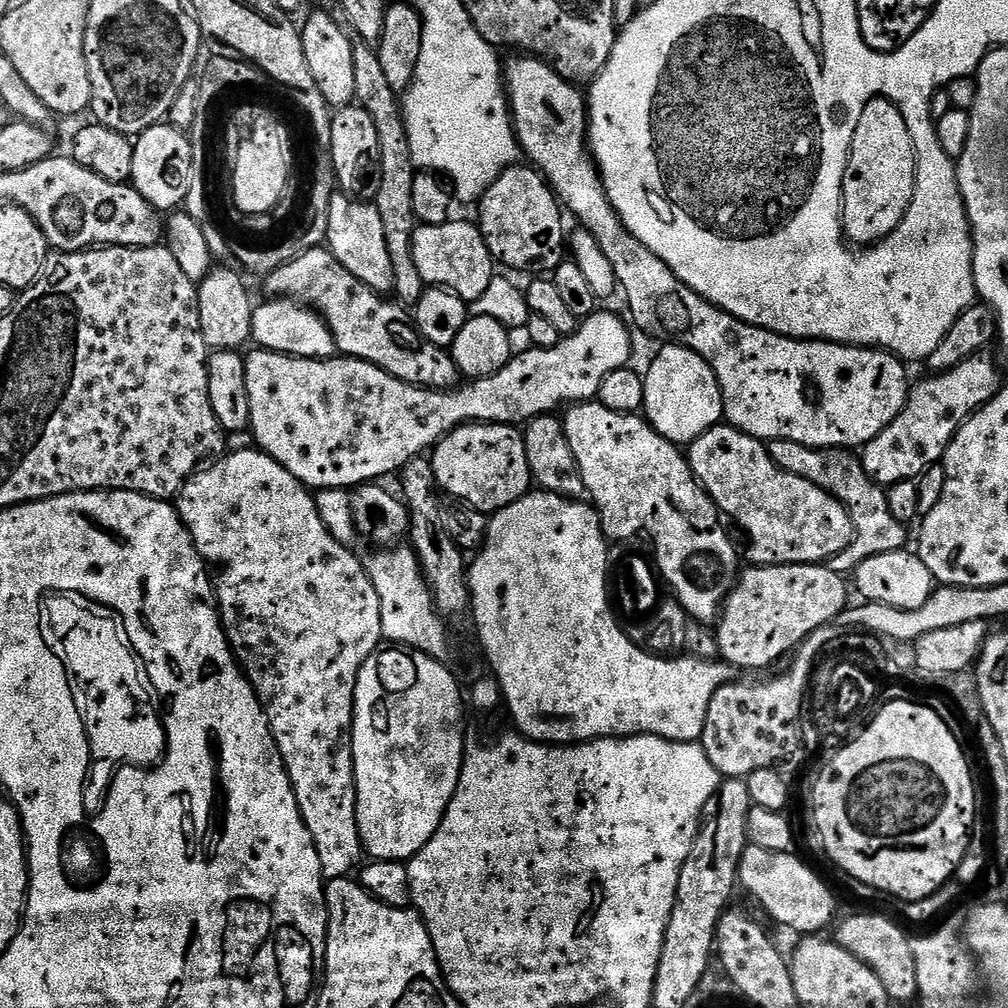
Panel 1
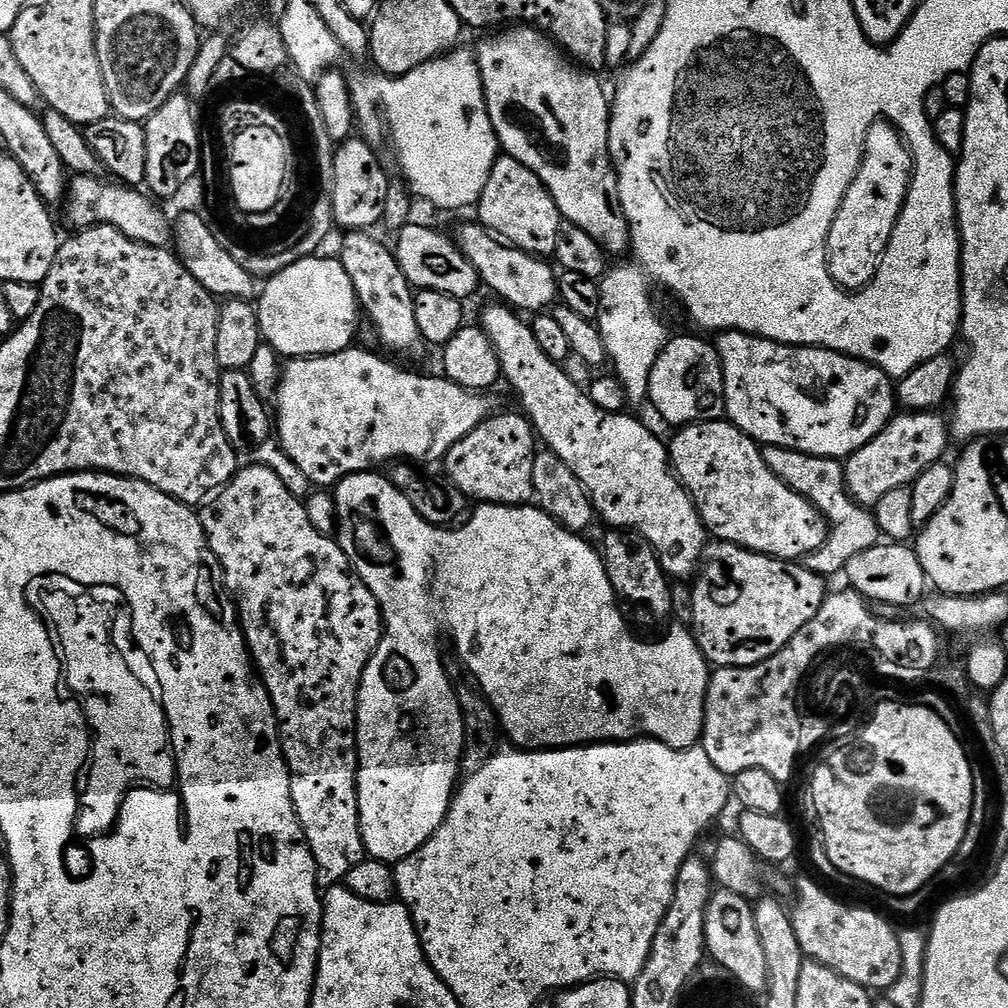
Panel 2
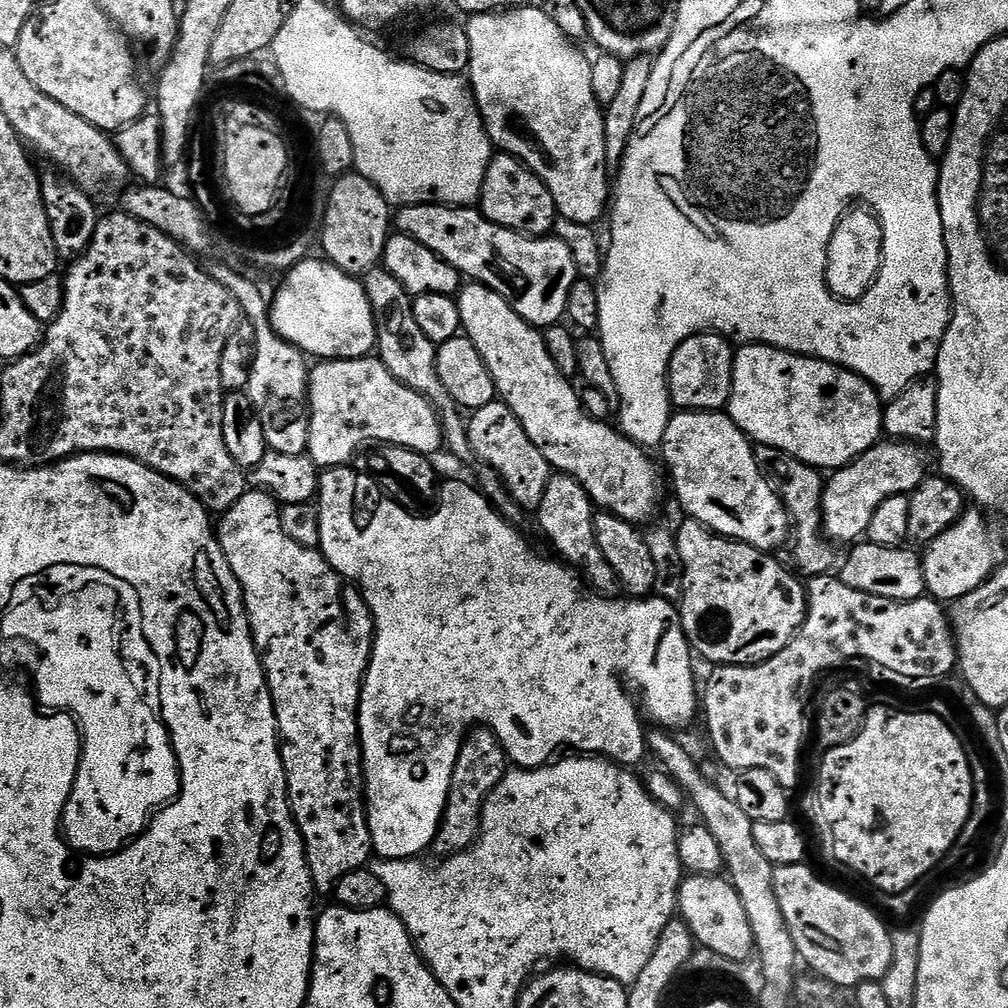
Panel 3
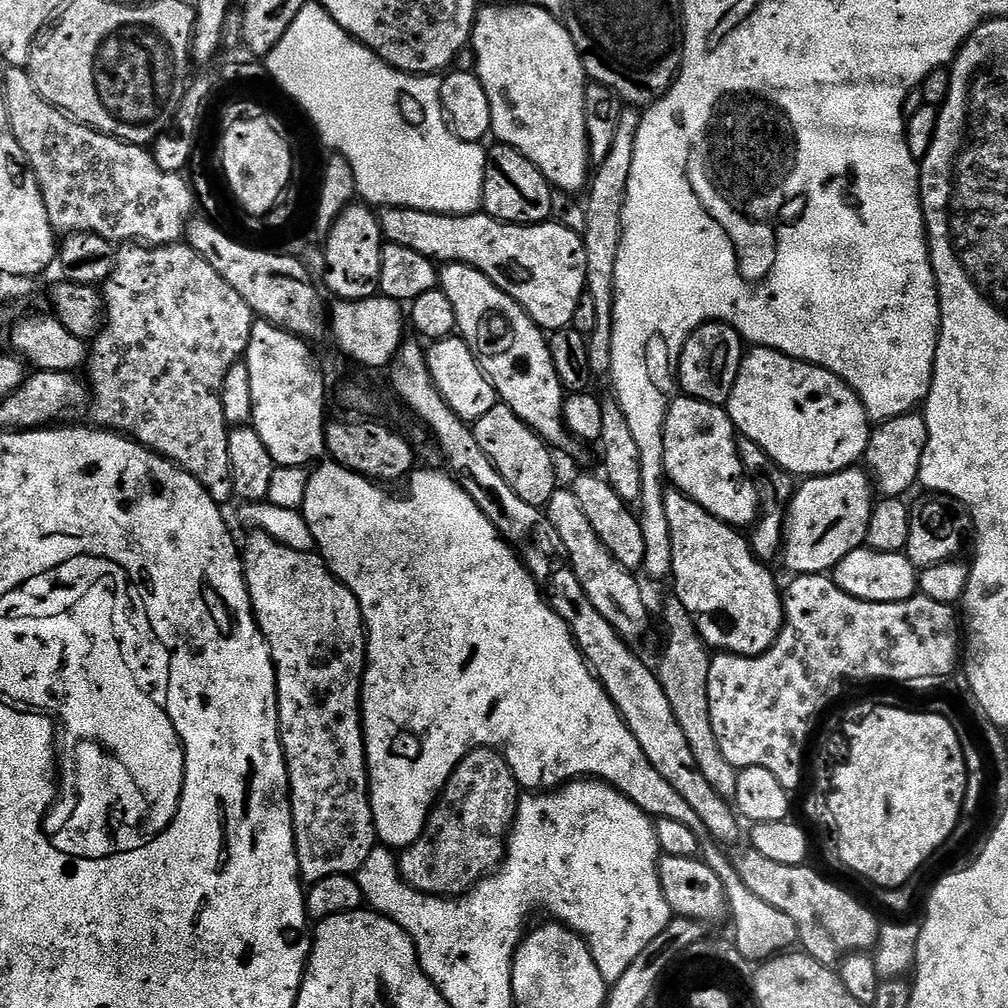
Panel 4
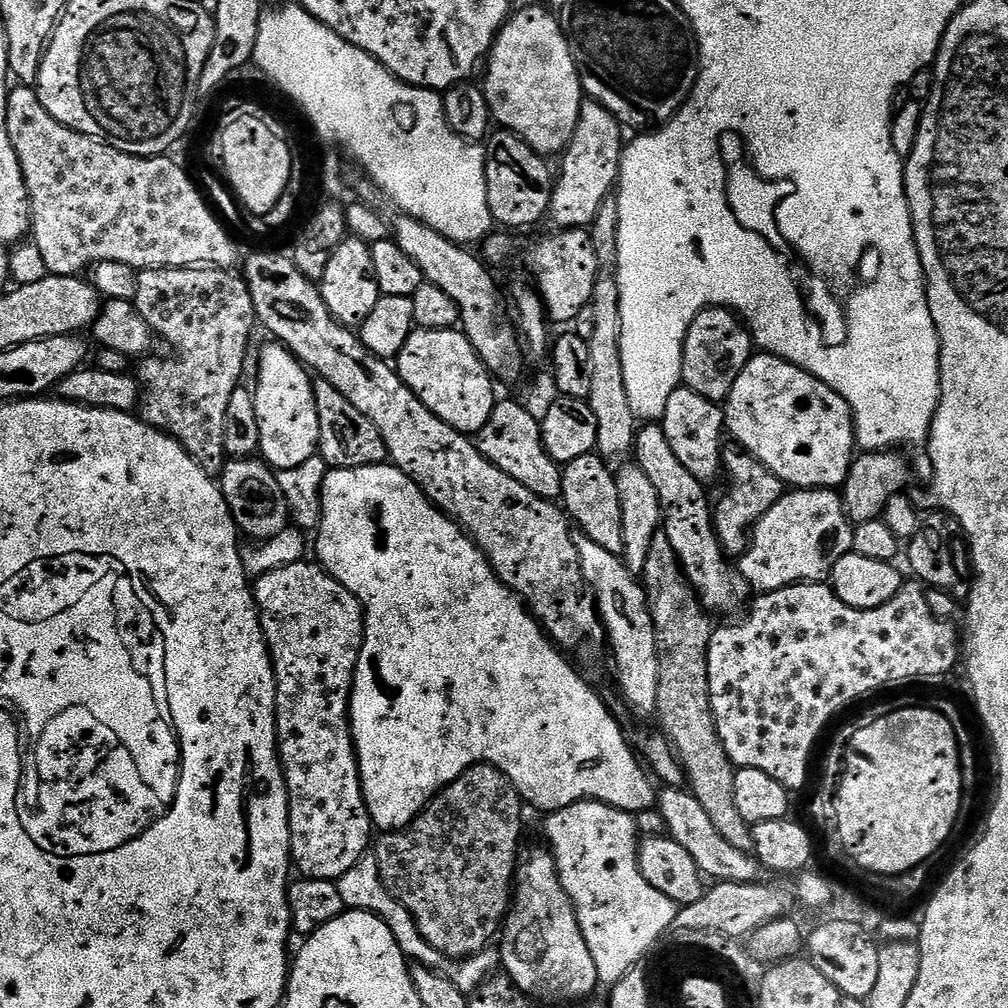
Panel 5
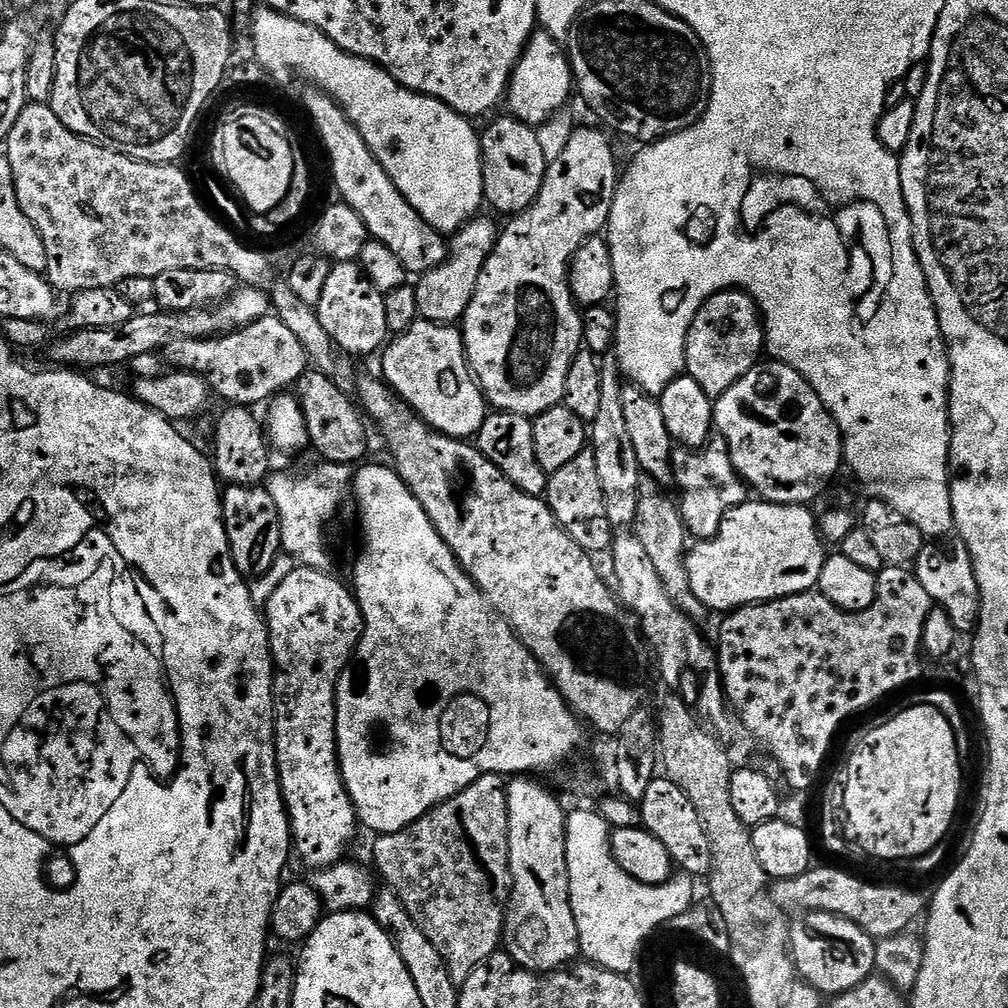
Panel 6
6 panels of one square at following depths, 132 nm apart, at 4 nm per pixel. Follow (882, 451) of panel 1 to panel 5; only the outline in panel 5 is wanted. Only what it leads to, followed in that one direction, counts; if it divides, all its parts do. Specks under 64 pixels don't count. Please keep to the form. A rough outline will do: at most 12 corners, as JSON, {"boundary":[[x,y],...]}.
{"boundary":[[792,490],[756,523],[757,593],[820,582],[852,551],[839,491]]}

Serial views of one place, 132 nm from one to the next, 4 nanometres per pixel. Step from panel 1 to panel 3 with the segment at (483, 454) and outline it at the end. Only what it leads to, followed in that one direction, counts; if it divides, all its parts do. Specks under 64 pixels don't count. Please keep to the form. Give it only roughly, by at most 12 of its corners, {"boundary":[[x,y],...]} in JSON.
{"boundary":[[503,402],[468,420],[473,457],[539,509],[550,466]]}

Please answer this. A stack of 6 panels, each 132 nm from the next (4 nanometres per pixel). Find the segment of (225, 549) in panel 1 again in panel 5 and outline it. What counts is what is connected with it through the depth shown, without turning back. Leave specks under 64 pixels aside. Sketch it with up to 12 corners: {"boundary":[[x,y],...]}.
{"boundary":[[319,563],[255,577],[276,671],[291,863],[369,851],[350,701],[355,591]]}

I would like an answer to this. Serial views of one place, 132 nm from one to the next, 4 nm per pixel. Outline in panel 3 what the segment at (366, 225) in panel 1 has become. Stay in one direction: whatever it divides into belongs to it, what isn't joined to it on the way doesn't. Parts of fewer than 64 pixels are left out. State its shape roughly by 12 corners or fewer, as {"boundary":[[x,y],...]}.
{"boundary":[[382,266],[364,273],[378,359],[436,407],[443,447],[471,461],[468,420],[436,376],[437,345],[413,296]]}

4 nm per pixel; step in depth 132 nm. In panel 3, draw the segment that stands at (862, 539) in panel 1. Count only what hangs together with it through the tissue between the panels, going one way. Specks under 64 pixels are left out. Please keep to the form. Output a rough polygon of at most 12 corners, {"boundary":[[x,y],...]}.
{"boundary":[[756,444],[754,462],[790,517],[801,577],[829,575],[821,469]]}

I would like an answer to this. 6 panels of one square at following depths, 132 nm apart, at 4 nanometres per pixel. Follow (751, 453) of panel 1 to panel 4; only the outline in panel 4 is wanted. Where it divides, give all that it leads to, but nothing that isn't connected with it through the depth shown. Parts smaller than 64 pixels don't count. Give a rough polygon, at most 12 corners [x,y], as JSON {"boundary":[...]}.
{"boundary":[[680,394],[664,470],[723,524],[744,530],[760,492],[721,405]]}

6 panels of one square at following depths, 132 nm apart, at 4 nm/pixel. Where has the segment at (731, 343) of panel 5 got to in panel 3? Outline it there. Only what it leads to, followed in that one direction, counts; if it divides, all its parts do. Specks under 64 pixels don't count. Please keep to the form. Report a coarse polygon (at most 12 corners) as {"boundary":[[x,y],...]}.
{"boundary":[[700,332],[674,350],[668,397],[719,412],[732,396],[734,348]]}

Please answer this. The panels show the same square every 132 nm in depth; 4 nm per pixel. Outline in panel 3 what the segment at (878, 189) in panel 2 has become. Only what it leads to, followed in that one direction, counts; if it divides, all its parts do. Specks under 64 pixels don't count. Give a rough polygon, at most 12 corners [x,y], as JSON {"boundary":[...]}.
{"boundary":[[849,210],[828,243],[824,280],[860,300],[880,272],[884,239],[871,211]]}

